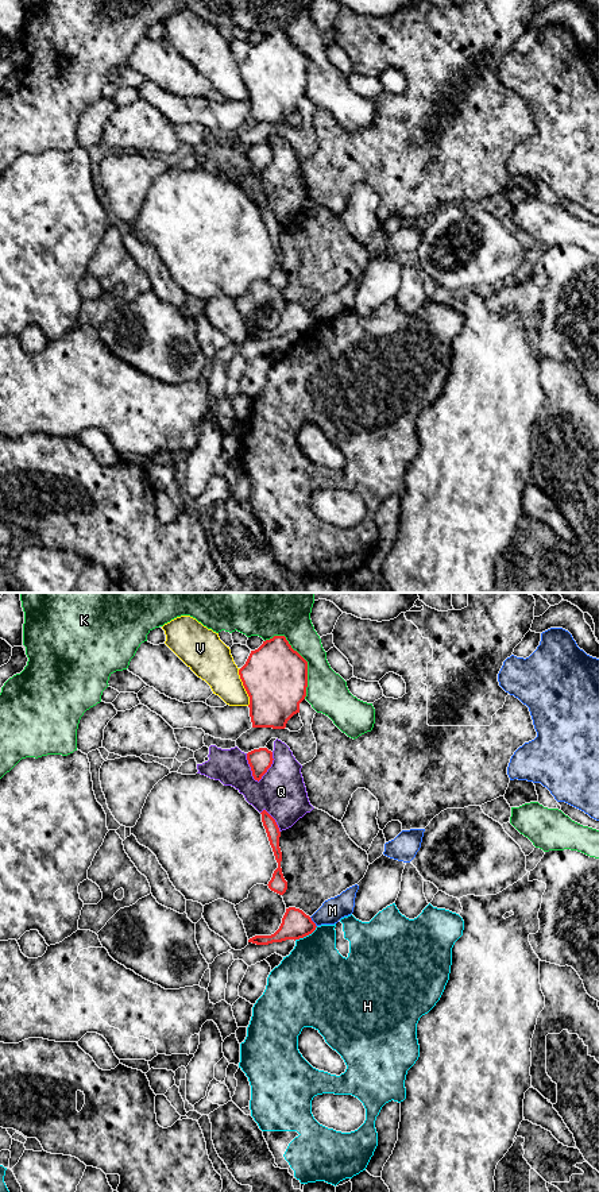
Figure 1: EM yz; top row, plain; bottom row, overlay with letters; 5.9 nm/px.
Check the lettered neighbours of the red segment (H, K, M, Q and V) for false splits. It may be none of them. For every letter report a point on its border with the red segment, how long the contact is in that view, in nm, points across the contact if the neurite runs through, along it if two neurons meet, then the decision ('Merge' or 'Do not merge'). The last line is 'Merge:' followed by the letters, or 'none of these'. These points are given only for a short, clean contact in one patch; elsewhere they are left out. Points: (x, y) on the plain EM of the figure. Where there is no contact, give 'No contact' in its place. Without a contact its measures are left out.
H: Touches red at yz (305, 331). Shared border 170 nm. Do not merge
K: Touches red at yz (304, 54). Shared border 420 nm. Do not merge
M: Touches red at yz (313, 317). Shared border 80 nm. Boundary: yz (309, 312), (316, 321). Do not merge
Q: Touches red at yz (269, 162). Shared border 200 nm. Do not merge
V: Touches red at yz (244, 83). Shared border 240 nm. Do not merge
Merge: none of these

